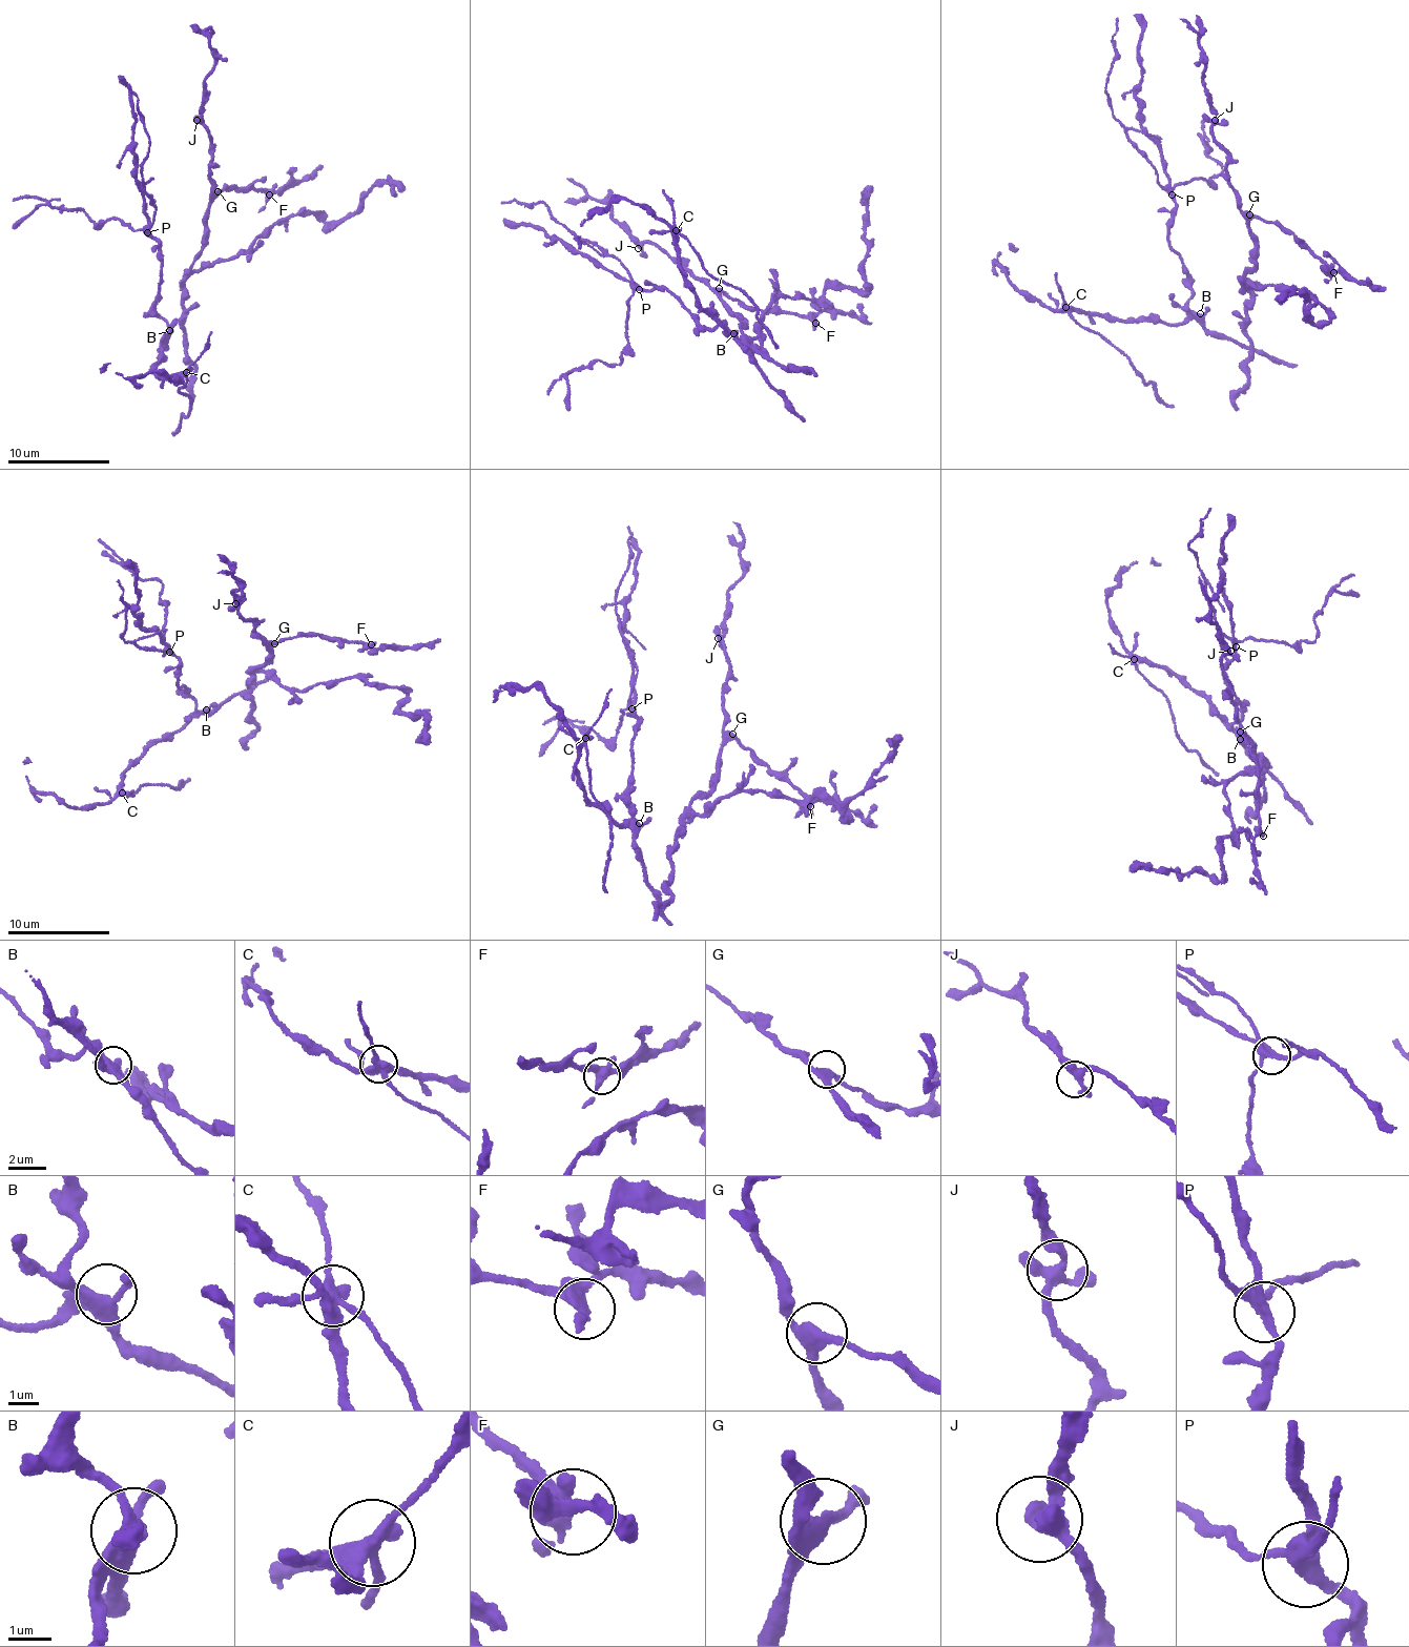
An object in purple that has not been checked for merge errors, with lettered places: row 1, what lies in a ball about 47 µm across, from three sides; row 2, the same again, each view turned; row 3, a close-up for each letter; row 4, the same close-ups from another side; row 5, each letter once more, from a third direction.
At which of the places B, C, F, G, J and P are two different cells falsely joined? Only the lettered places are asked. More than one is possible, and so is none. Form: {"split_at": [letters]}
{"split_at": ["C", "P"]}

